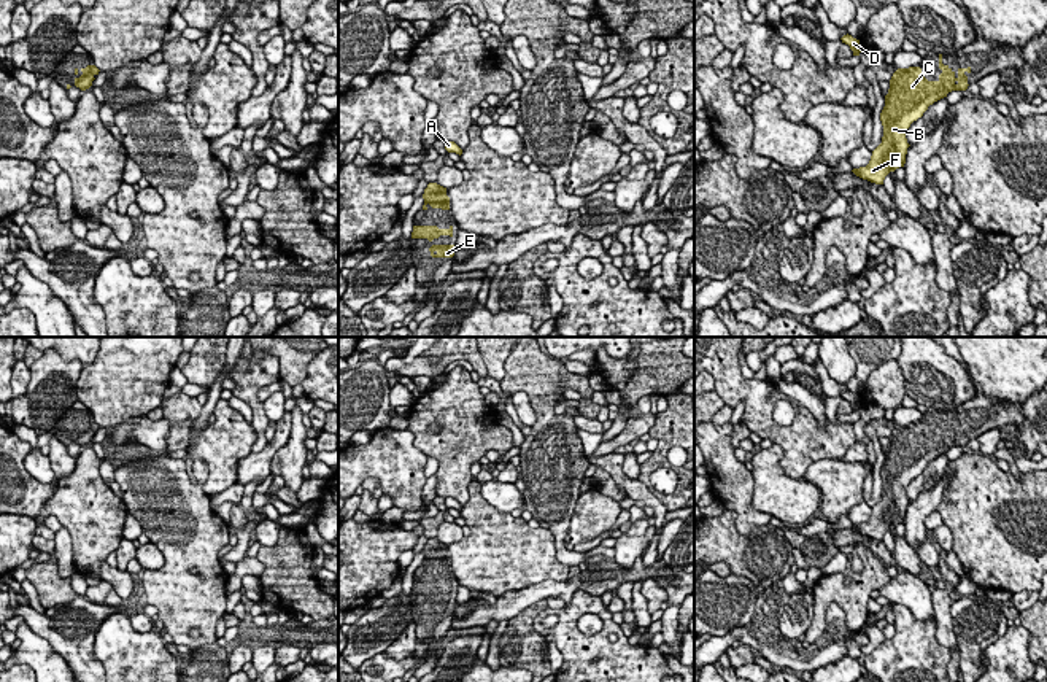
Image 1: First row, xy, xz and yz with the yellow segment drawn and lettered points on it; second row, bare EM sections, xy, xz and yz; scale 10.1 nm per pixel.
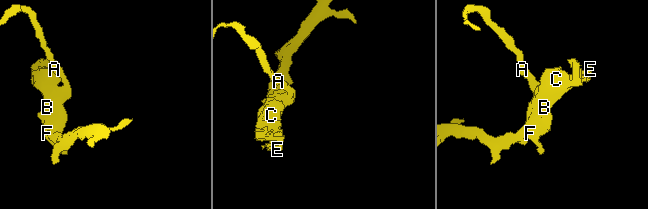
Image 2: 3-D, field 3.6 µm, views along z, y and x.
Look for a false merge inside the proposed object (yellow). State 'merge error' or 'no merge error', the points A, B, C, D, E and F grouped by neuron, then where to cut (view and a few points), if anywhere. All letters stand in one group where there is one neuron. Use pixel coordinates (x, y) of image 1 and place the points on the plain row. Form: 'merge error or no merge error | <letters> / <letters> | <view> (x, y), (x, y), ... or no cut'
no merge error | A B C D E F | no cut

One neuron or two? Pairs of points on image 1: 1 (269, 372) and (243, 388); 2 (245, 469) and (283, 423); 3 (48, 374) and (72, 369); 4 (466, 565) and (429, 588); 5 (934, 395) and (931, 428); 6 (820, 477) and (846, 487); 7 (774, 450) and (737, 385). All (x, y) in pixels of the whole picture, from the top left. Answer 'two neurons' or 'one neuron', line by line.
1: one neuron
2: one neuron
3: one neuron
4: two neurons
5: two neurons
6: one neuron
7: two neurons

